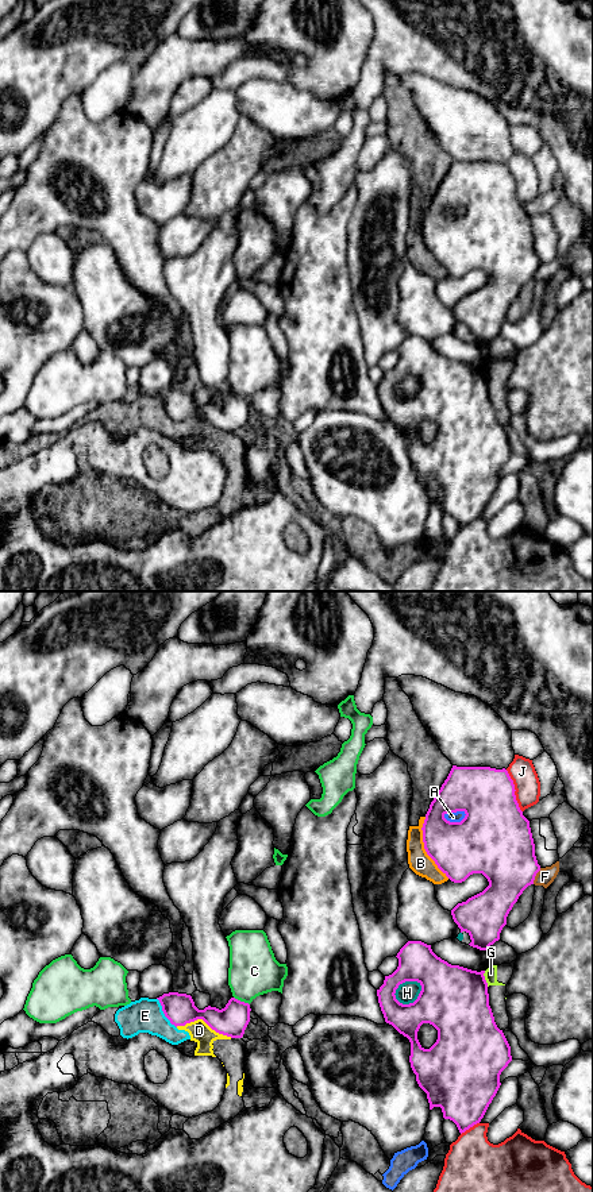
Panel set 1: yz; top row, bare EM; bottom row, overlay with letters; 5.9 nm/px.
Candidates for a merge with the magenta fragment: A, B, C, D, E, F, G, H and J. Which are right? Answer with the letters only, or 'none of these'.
none of these

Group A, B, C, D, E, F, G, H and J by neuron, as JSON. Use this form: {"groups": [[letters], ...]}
{"groups": [["A", "D", "E"], ["B", "G"], ["C"], ["F"], ["H"], ["J"]]}

